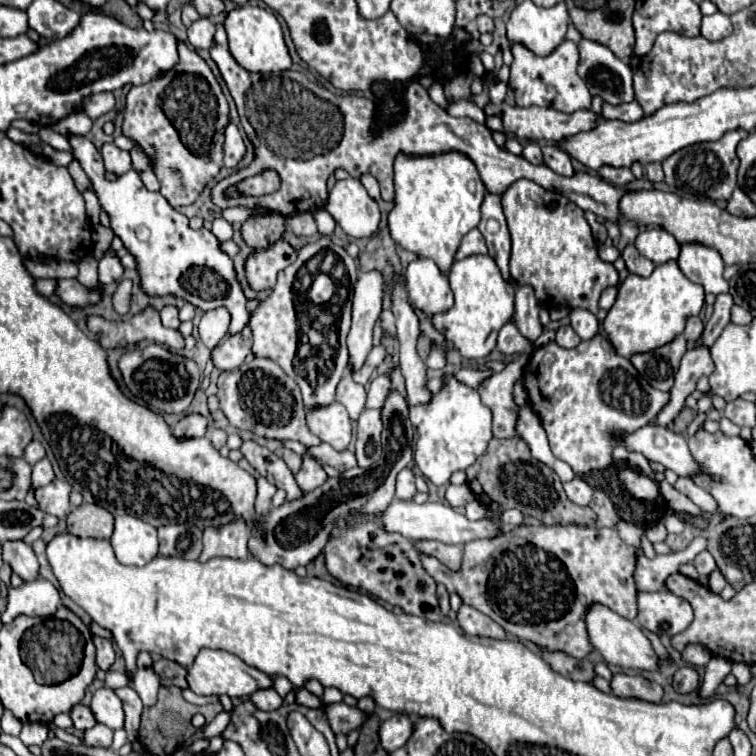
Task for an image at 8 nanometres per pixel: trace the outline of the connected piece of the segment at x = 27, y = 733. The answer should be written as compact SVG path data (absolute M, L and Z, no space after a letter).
M27 722L24 723L19 737L27 747L32 745L41 746L40 744L43 744L46 740L47 734L48 727L46 724Z

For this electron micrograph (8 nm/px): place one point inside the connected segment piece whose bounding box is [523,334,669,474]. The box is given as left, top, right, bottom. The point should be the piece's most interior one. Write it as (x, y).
(581, 395)

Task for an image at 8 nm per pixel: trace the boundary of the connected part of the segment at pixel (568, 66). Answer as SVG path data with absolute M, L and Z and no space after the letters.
M563 40L551 54L537 56L527 46L513 42L513 64L511 64L511 80L509 88L515 94L515 104L521 108L527 106L549 106L555 110L561 110L565 114L571 114L581 108L591 108L591 94L587 90L587 84L577 74L577 44L571 40Z

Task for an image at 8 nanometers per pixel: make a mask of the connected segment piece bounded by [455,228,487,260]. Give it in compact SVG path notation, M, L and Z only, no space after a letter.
M473 228L471 232L465 234L465 238L461 240L461 246L457 248L457 254L455 254L455 260L461 260L461 258L467 258L471 254L487 254L487 246L485 246L485 240L481 236L481 232L477 228Z

